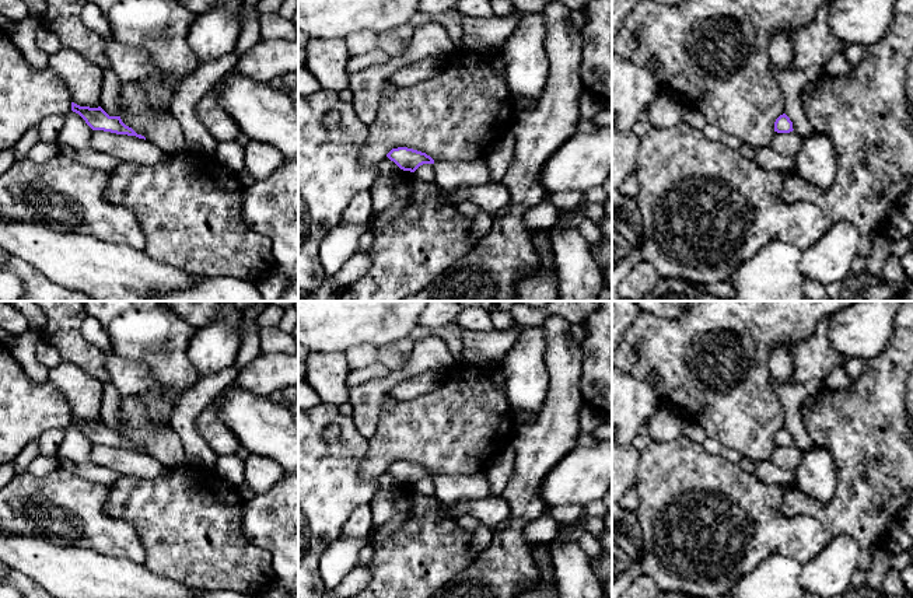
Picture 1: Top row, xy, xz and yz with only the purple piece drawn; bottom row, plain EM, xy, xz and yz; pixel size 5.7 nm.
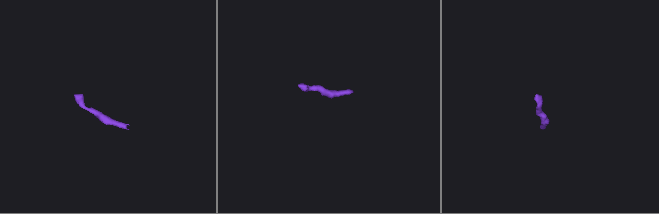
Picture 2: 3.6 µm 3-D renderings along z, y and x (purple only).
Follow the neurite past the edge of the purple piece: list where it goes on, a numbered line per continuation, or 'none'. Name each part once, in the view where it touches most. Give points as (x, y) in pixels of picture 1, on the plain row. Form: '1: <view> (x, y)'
none

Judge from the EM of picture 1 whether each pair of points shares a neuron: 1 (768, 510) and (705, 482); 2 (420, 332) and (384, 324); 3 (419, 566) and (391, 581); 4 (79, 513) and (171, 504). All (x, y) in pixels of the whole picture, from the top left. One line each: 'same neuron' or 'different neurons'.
1: same neuron
2: different neurons
3: same neuron
4: different neurons

